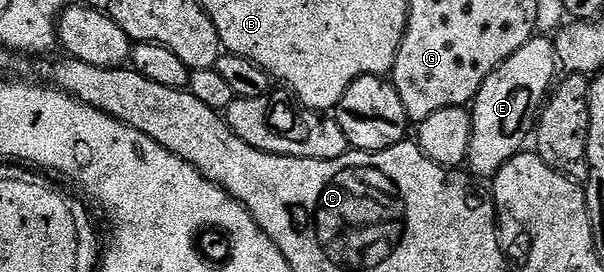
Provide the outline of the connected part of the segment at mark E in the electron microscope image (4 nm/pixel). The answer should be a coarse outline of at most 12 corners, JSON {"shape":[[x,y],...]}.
{"shape":[[527,40],[471,104],[467,167],[492,180],[534,134],[559,64]]}

